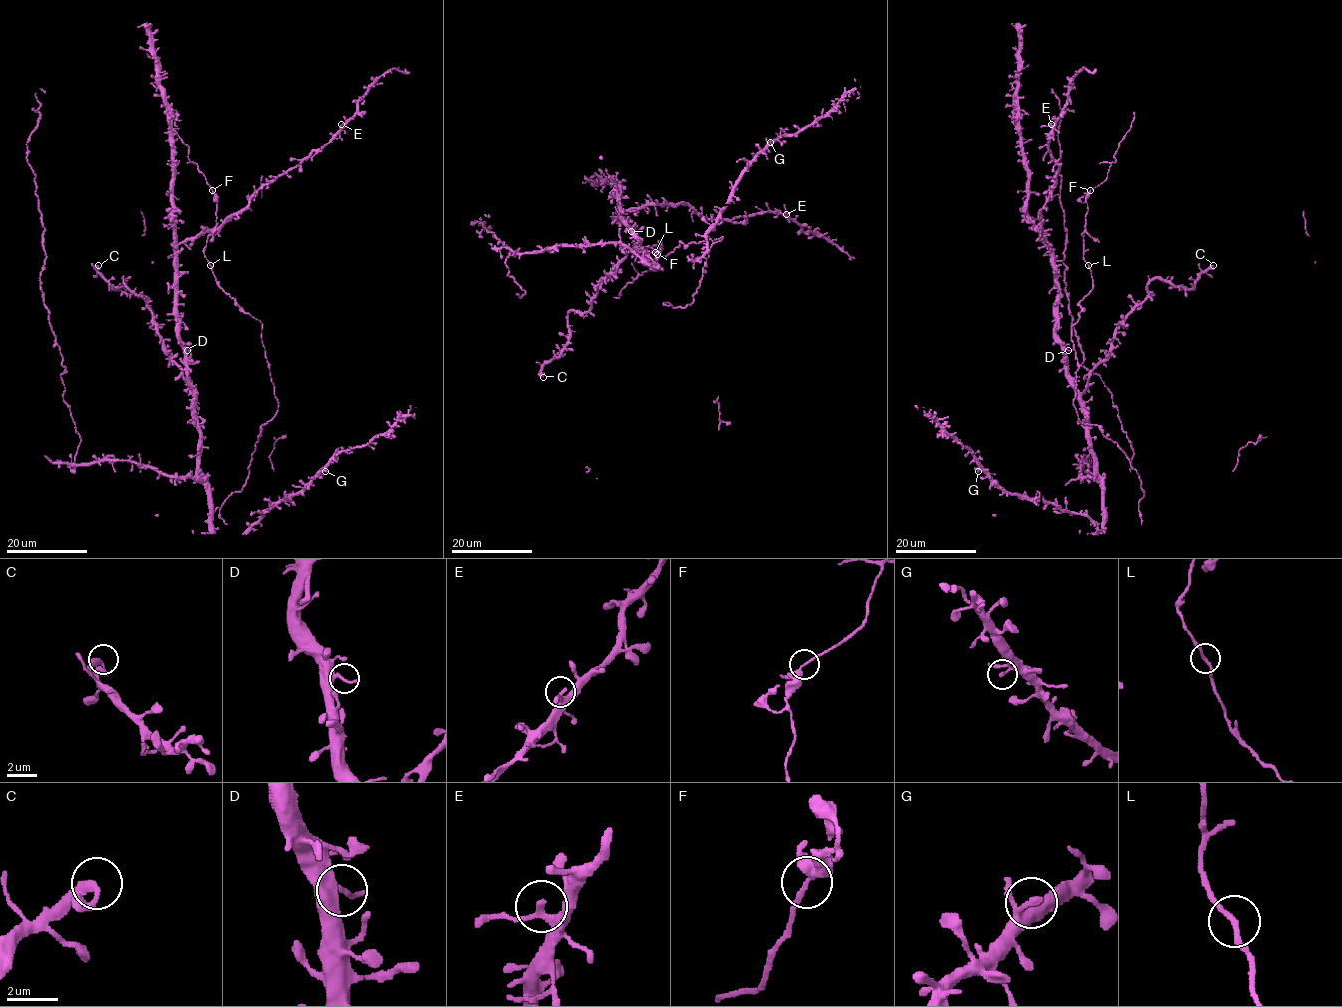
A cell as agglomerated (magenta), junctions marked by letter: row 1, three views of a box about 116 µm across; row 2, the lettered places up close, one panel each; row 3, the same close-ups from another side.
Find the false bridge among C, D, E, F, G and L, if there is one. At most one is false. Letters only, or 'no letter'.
no letter

